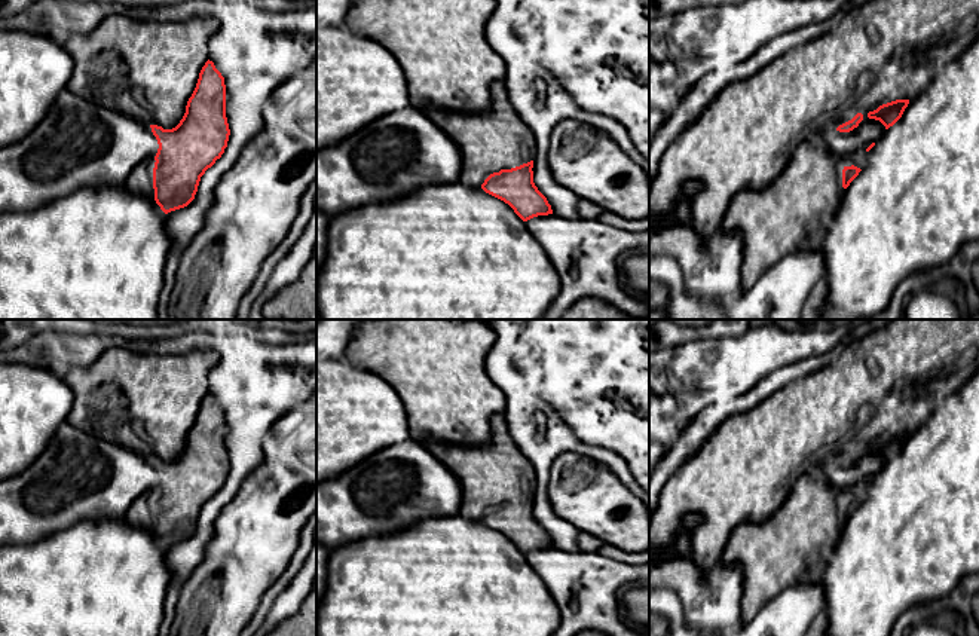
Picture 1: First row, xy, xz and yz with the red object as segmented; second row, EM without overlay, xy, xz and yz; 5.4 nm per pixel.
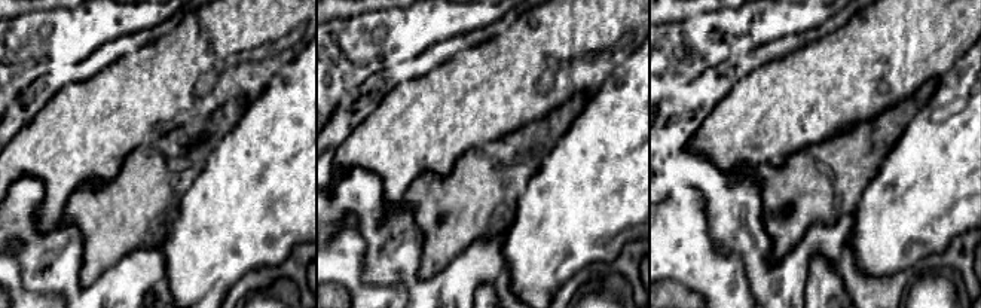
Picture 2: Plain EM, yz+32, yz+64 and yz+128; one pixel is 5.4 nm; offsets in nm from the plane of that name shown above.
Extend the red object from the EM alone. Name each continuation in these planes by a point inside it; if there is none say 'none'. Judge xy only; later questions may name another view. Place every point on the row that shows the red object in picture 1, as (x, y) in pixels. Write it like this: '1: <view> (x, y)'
1: xy (140, 182)

